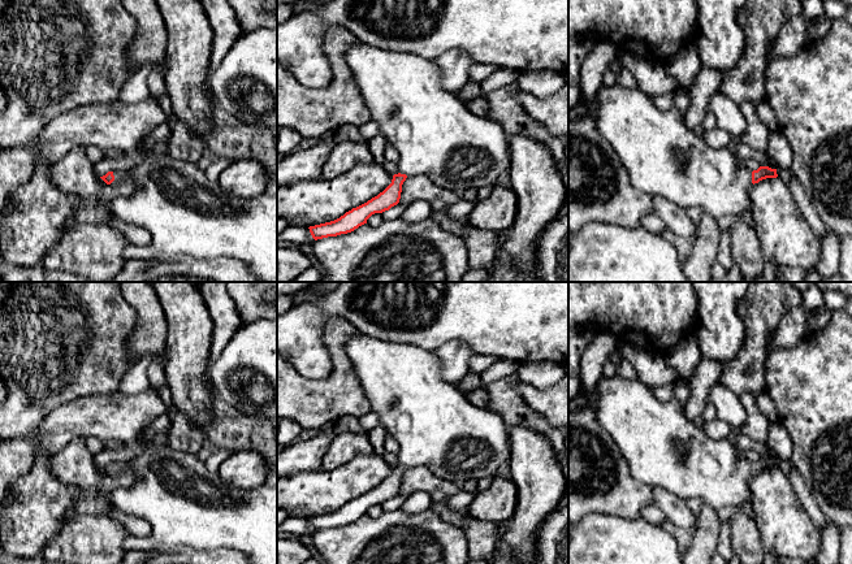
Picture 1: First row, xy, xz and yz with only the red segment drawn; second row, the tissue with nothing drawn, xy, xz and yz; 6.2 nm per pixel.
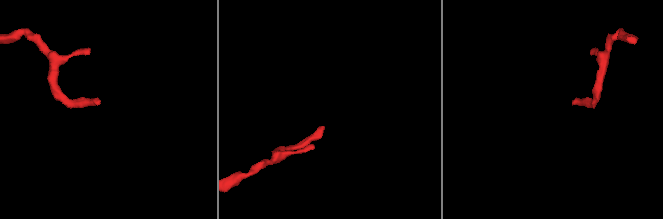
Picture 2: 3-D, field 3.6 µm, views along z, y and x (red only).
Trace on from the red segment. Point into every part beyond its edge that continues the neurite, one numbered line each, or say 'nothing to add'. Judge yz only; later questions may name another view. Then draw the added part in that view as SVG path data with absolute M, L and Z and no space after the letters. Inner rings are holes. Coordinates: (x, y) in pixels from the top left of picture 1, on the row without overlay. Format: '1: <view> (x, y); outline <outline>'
1: yz (662, 447); outline M615 374L614 377L605 377L601 376L598 378L598 382L596 385L596 390L597 390L597 399L593 402L594 404L594 409L597 412L597 418L598 418L598 424L610 434L610 437L613 438L613 441L615 442L617 447L619 448L619 451L622 452L623 457L627 460L630 470L631 470L631 476L641 483L646 483L650 486L659 486L663 487L669 491L671 491L672 494L678 495L679 498L683 498L686 500L688 499L693 499L693 498L699 498L701 499L705 504L712 506L715 509L731 506L734 508L736 508L738 506L743 507L745 503L751 503L752 502L752 493L749 489L749 481L752 478L752 463L745 461L743 459L740 459L736 454L735 450L735 444L734 444L734 439L713 439L710 437L708 437L705 434L705 431L702 430L701 426L696 425L695 422L692 422L686 415L684 411L682 408L682 405L675 400L671 399L670 402L661 402L658 400L652 389L649 386L646 386L643 381L640 381L639 378L635 379L626 379L619 374Z

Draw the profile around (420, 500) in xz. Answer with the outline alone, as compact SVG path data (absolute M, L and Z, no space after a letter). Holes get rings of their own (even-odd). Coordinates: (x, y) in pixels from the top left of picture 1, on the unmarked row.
M415 491L406 498L401 509L406 513L418 513L431 509L431 495L425 491Z

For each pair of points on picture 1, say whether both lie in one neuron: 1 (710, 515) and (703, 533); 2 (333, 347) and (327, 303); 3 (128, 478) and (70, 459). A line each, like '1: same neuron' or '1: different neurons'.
1: same neuron
2: different neurons
3: same neuron

